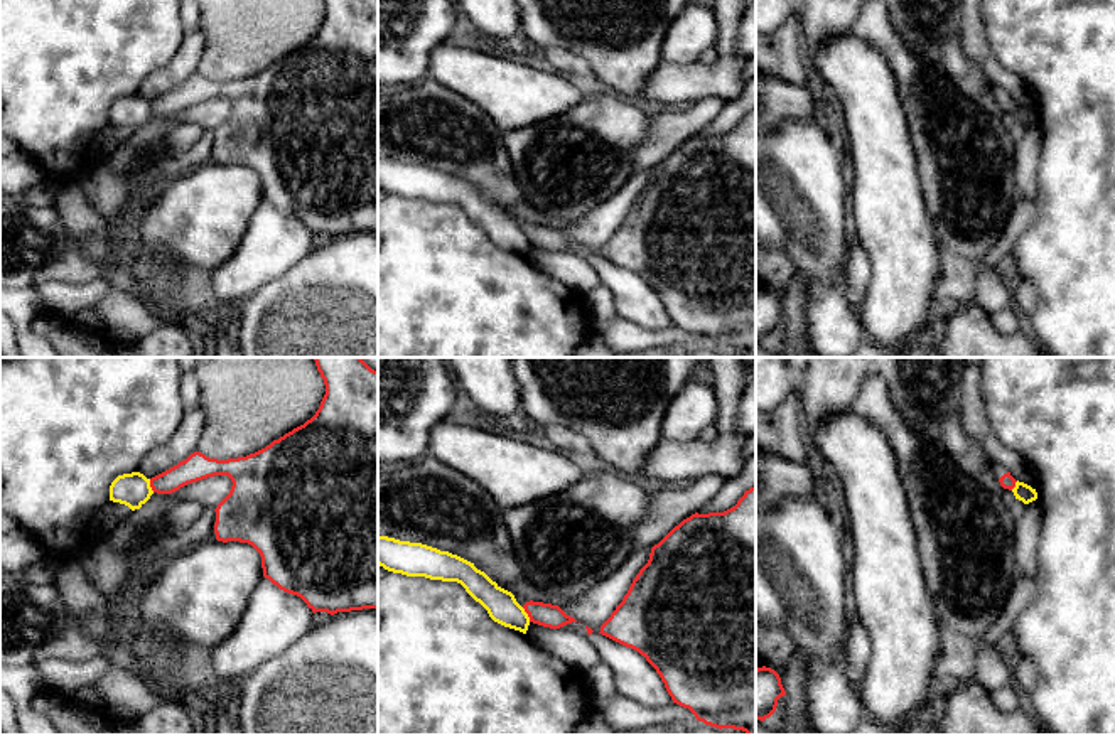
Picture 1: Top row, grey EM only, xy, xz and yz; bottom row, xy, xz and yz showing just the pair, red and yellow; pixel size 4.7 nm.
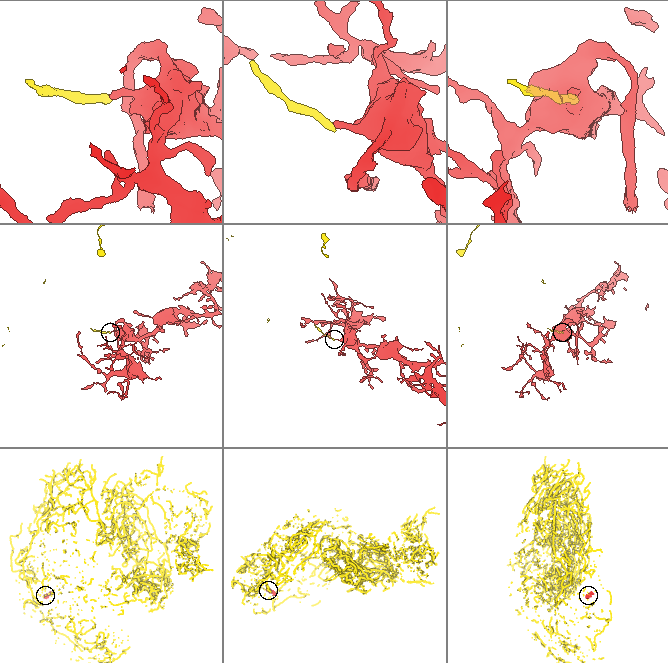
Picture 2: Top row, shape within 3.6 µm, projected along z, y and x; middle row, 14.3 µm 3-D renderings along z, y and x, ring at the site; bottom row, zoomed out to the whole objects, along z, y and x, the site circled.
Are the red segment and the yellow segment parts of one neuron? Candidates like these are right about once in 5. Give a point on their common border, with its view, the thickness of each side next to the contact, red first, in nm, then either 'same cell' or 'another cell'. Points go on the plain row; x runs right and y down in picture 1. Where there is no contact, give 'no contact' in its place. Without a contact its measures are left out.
meets red in xz at (527, 235); 110 nm thick on the red side, 150 nm on the other; another cell

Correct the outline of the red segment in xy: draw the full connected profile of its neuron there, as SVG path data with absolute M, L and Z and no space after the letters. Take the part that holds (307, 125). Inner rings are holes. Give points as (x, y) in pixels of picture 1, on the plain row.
M322 0L322 2L326 7L326 17L315 37L304 47L294 51L278 62L273 62L265 71L250 76L246 79L218 83L209 81L201 74L194 74L186 83L152 99L150 110L157 116L172 116L180 110L202 101L214 98L228 98L233 105L231 113L214 131L216 162L223 165L240 164L251 167L261 179L261 190L265 201L268 201L280 212L300 219L314 236L327 234L334 238L337 234L378 231L378 0Z

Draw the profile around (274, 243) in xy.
M263 199L236 251L209 273L223 310L292 270L312 249L312 231Z

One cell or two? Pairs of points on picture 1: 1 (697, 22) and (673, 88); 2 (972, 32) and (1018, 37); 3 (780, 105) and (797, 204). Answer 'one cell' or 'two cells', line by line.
1: two cells
2: two cells
3: two cells

